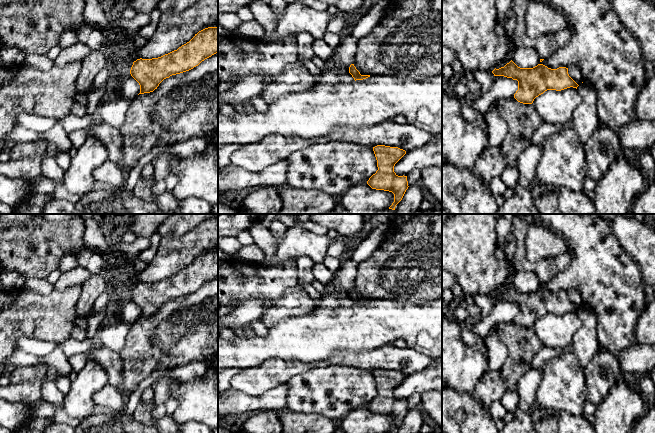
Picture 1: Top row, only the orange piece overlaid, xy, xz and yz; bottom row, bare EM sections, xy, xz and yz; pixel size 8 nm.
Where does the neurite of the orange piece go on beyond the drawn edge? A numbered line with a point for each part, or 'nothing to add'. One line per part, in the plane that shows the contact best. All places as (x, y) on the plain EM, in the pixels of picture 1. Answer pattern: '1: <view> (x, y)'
nothing to add

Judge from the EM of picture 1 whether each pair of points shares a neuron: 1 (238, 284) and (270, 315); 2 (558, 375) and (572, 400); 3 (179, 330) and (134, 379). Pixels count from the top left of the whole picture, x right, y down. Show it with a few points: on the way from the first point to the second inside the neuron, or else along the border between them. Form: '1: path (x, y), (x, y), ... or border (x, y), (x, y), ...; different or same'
1: border (289, 290), (271, 305); different
2: path (563, 381), (563, 389), (568, 394); same
3: path (167, 341), (141, 367); same

